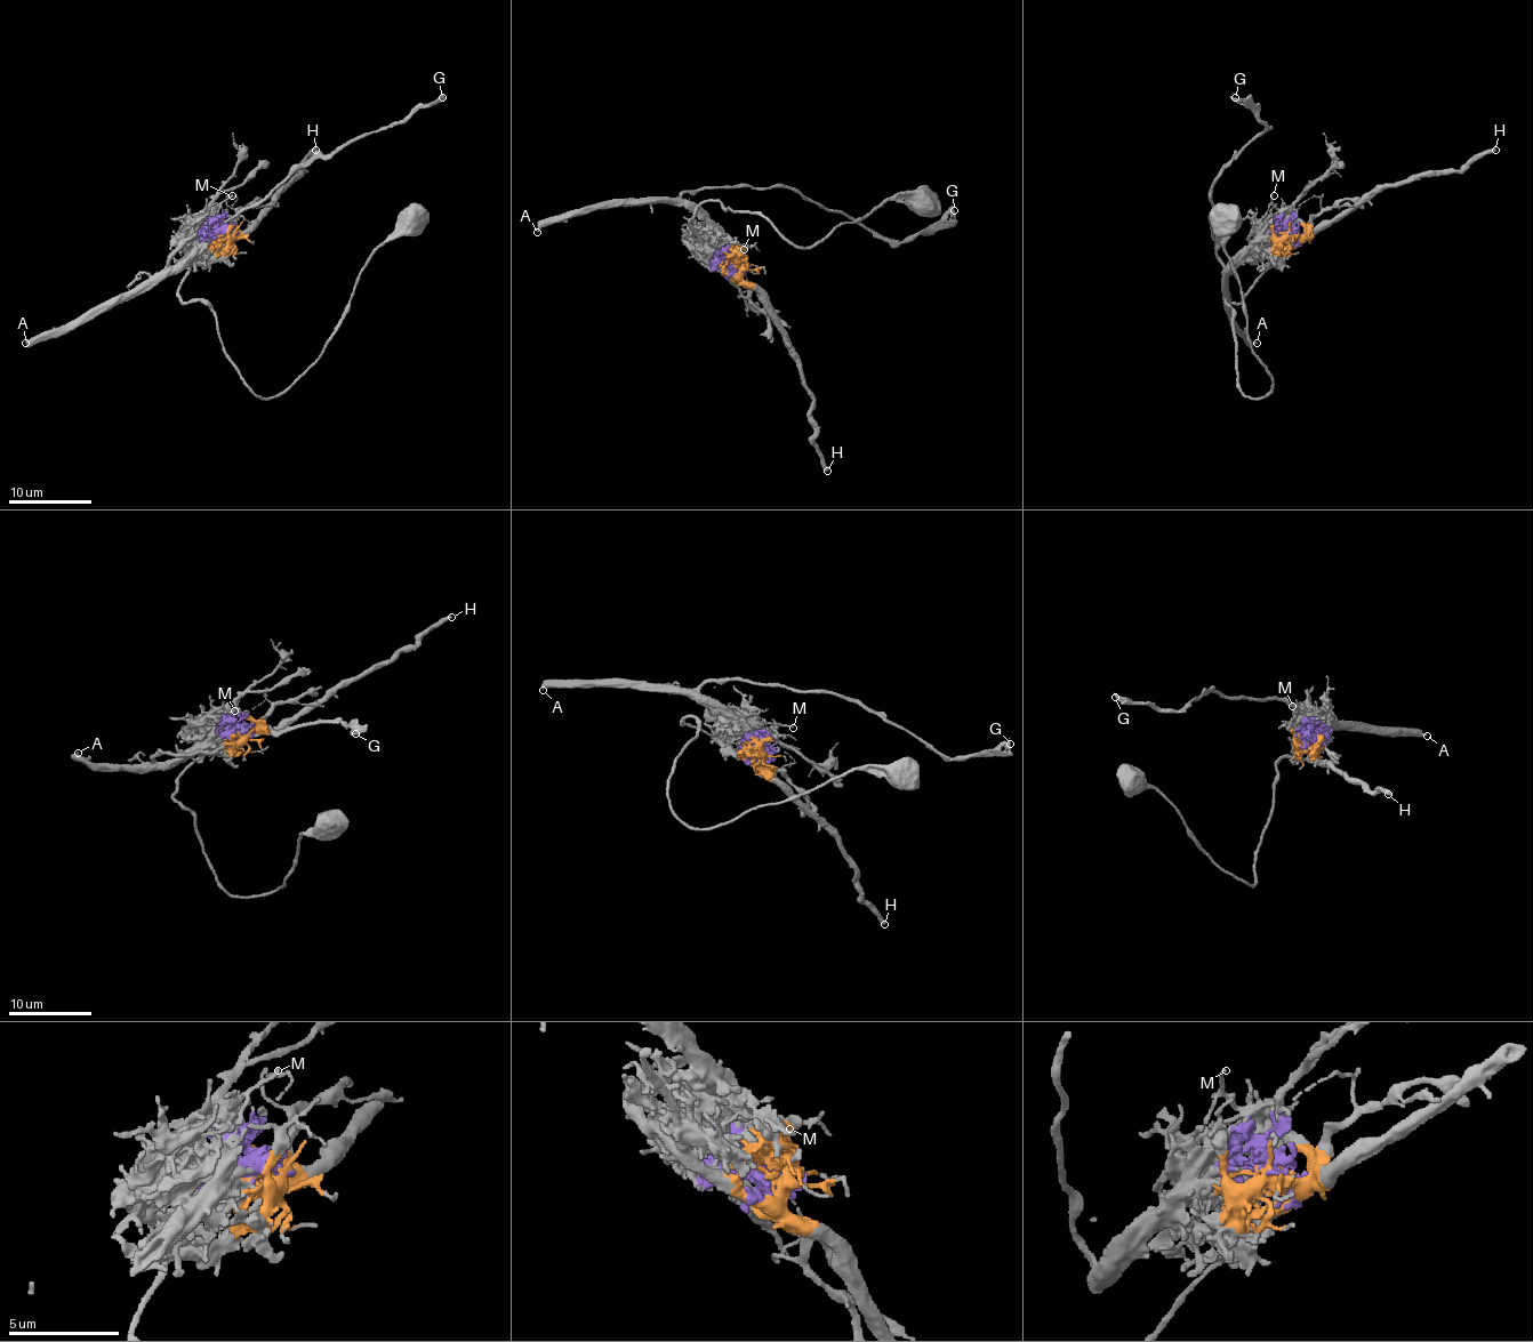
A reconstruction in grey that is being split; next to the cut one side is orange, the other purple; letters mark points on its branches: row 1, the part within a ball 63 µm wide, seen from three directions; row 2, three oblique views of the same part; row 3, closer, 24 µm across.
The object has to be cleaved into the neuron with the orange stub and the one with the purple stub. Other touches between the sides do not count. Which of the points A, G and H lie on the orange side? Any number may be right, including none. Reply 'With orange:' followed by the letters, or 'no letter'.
With orange: H

